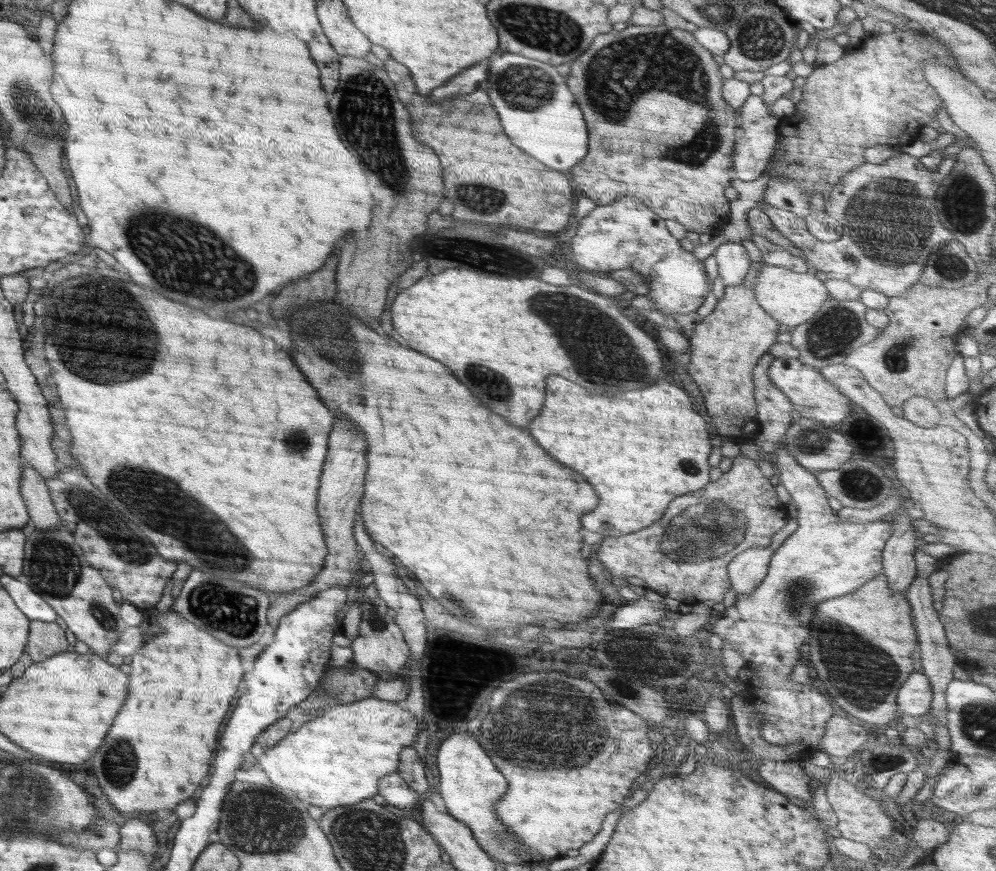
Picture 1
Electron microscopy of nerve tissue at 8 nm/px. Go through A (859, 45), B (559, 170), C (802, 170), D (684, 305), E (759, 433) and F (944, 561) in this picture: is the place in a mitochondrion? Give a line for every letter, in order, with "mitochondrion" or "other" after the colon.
A: other
B: other
C: other
D: other
E: other
F: other

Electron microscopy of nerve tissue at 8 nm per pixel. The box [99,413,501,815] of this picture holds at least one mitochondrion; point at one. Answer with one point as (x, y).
(158, 503)

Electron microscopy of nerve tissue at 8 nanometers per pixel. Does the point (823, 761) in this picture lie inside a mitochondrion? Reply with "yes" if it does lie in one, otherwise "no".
no

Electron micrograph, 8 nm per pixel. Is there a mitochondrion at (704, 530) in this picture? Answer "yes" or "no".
yes

